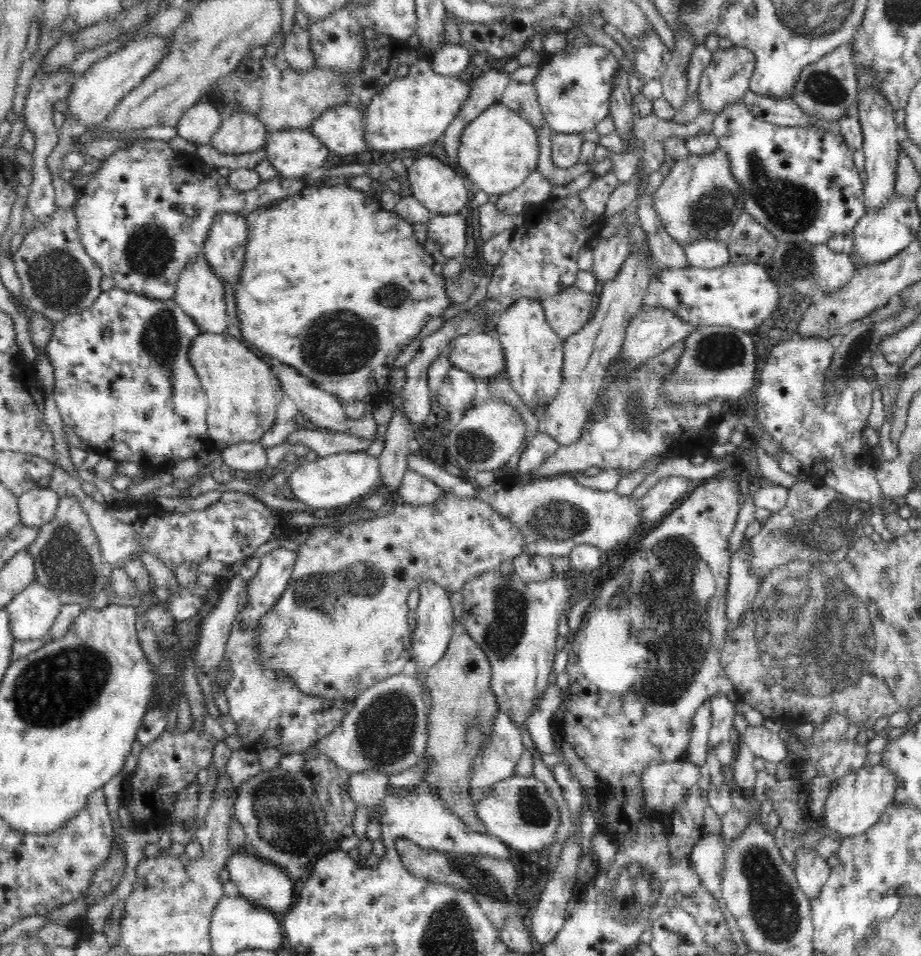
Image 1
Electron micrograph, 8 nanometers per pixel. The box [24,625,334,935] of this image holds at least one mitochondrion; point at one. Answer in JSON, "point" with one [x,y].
{"point":[279,814]}

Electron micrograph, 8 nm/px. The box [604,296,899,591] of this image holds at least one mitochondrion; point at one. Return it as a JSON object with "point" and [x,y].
{"point":[825,534]}

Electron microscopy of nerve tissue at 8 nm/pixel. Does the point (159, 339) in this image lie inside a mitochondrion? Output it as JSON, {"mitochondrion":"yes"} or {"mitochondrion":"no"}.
{"mitochondrion":"yes"}

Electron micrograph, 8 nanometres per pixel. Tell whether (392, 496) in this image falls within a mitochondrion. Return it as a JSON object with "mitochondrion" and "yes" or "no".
{"mitochondrion":"no"}

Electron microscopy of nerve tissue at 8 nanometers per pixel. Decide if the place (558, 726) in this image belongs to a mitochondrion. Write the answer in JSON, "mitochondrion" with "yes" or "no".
{"mitochondrion":"no"}

